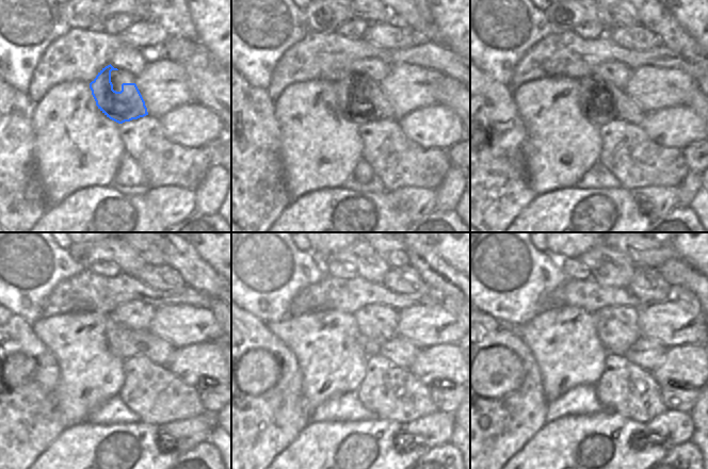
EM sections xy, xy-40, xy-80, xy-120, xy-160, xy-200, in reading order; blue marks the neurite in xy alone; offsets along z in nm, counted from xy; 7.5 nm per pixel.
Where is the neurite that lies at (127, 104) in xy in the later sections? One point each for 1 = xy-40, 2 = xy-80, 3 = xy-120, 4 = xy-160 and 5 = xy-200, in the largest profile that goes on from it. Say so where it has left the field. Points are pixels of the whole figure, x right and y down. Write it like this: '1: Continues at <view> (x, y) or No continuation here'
1: Continues at xy-40 (360, 100)
2: Continues at xy-80 (600, 102)
3: Continues at xy-120 (123, 342)
4: Continues at xy-160 (399, 350)
5: Continues at xy-200 (646, 353).

